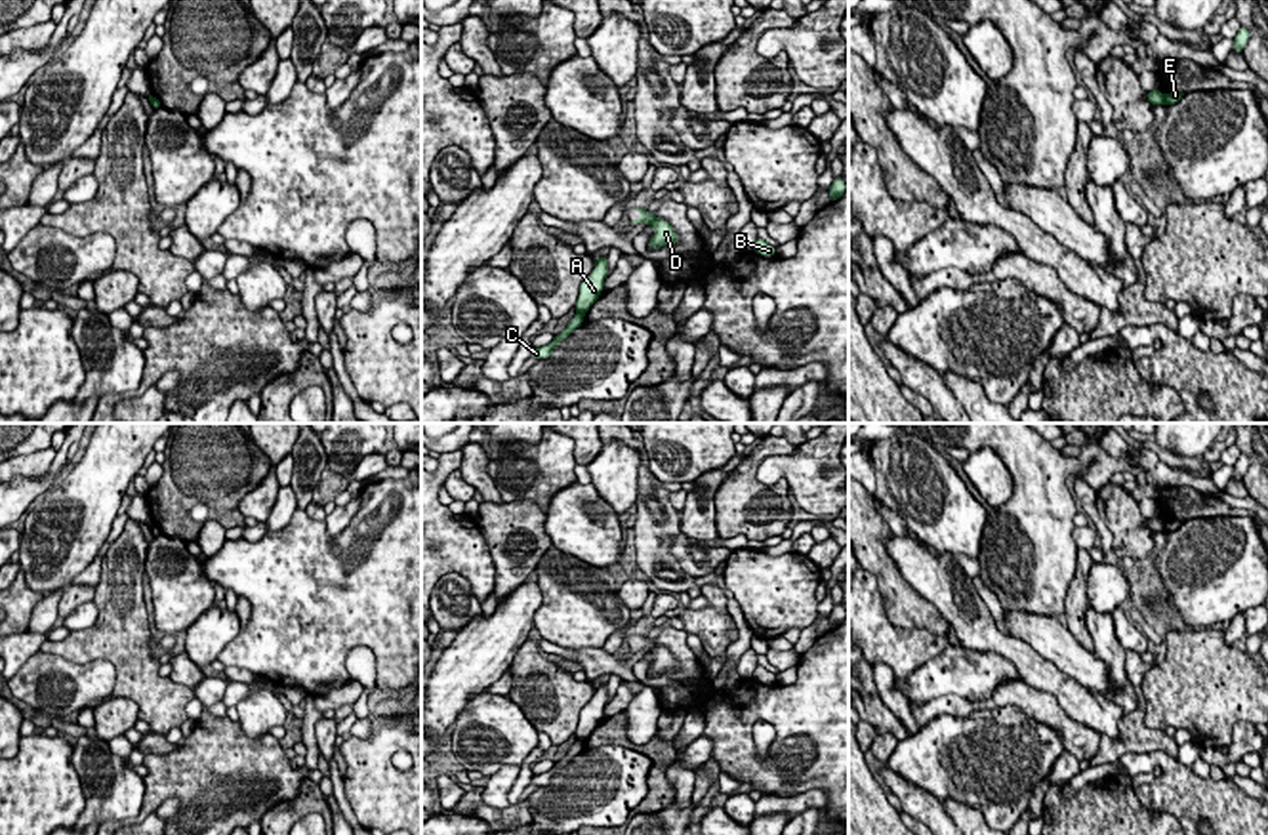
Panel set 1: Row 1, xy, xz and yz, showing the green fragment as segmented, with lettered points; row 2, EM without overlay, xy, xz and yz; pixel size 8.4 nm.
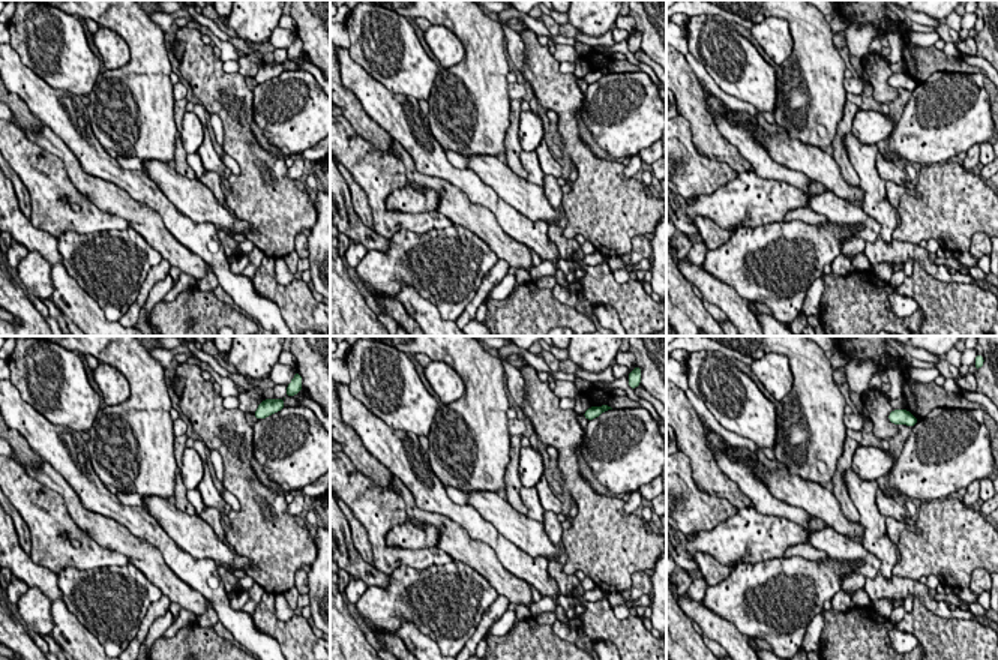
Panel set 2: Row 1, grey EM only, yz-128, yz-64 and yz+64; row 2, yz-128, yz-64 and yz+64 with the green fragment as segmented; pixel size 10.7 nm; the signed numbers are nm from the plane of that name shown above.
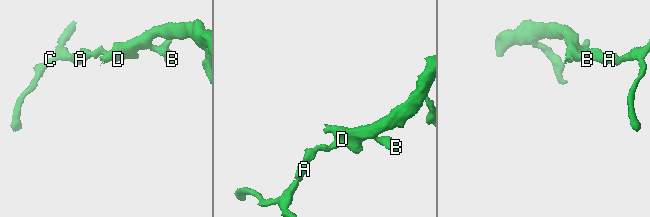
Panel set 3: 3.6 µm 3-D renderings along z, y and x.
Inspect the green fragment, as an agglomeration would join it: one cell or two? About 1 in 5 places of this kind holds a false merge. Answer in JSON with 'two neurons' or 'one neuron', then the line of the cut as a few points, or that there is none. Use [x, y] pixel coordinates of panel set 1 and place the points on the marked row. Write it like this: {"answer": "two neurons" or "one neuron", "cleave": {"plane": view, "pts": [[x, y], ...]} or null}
{"answer": "two neurons", "cleave": {"plane": "xz", "pts": [[578, 311], [582, 315]]}}

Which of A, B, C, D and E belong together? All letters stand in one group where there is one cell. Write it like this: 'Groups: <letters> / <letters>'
Groups: A B D / C E

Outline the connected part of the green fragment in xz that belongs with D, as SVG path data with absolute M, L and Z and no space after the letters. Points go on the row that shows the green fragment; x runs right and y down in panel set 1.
M635 208L635 210L641 212L641 217L631 221L633 225L646 223L646 225L654 227L654 238L648 242L648 246L646 246L648 250L679 242L677 233L665 219L656 217L654 214L646 212L644 208Z

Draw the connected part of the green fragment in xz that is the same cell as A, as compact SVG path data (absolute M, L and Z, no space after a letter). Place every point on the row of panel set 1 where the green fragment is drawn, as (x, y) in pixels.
M601 255L599 259L595 259L593 273L580 286L580 295L576 301L576 311L580 315L585 315L589 307L601 297L606 275L608 275L608 261L606 255Z

